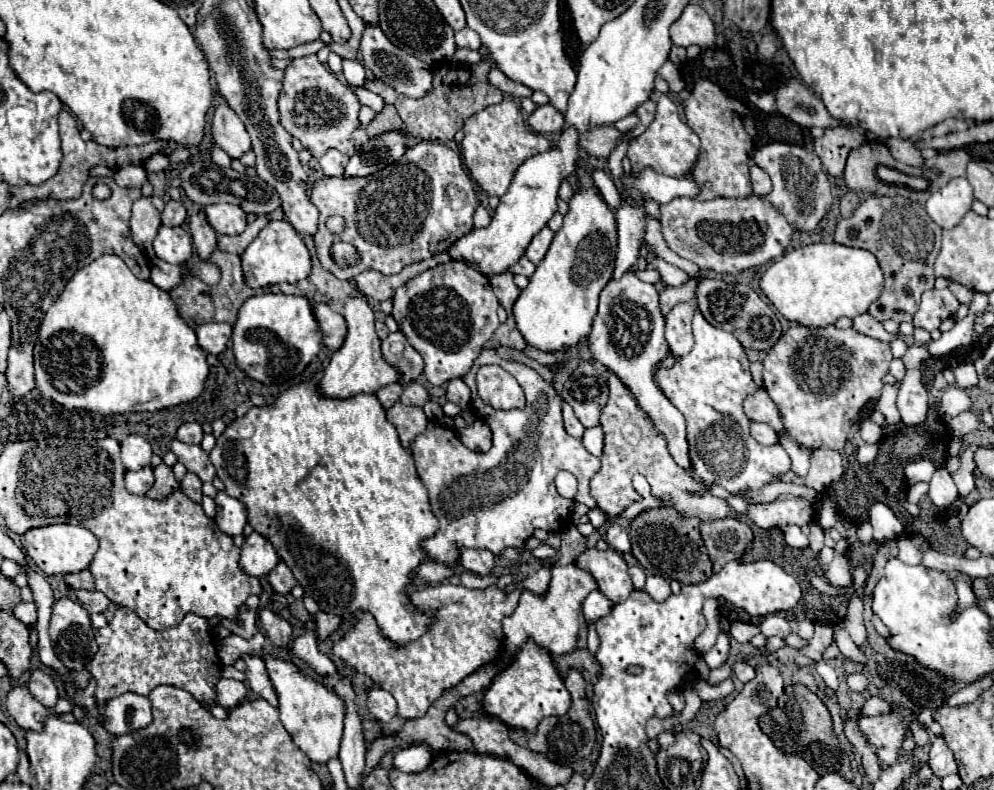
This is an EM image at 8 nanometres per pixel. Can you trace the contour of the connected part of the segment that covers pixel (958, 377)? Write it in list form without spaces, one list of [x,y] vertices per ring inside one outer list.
[[[963,363],[953,370],[955,374],[955,384],[959,388],[973,388],[977,386],[977,372],[973,363]]]

